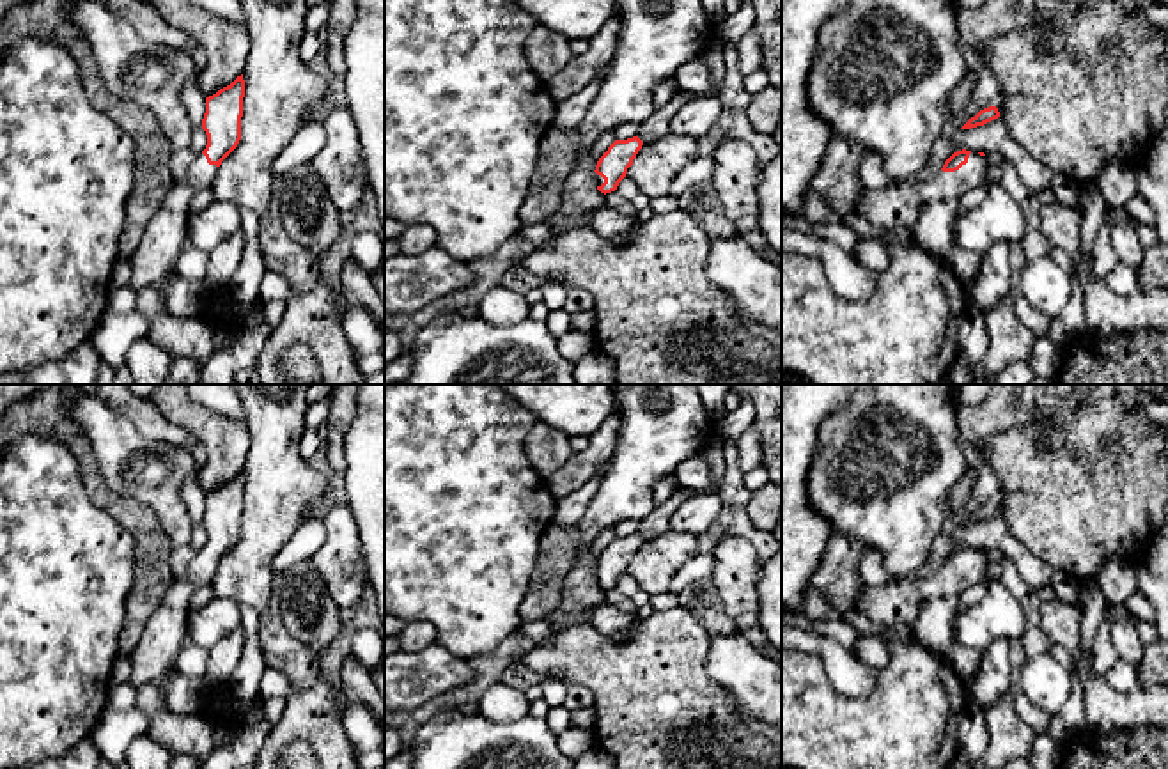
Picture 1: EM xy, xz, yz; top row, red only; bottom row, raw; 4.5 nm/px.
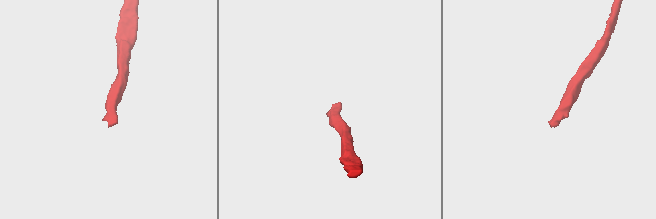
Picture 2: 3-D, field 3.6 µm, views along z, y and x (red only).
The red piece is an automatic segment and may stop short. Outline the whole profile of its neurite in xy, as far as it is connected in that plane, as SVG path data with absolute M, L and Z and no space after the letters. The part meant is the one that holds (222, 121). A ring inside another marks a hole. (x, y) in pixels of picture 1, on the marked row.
M243 74L206 97L202 129L207 145L197 154L186 177L174 183L131 255L129 285L135 292L158 289L174 269L175 259L184 250L191 200L199 191L213 186L218 167L241 140L243 97Z

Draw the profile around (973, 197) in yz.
M987 179L984 184L973 188L966 195L962 195L961 200L955 204L957 214L980 206L989 191L989 186L991 186L991 183Z

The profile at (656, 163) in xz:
M675 133L643 144L626 177L635 181L640 193L665 197L675 175L697 158L697 149L697 138Z

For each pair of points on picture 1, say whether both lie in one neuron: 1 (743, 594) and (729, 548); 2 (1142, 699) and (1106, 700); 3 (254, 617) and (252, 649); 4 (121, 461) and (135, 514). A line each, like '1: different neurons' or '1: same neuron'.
1: same neuron
2: same neuron
3: same neuron
4: different neurons

